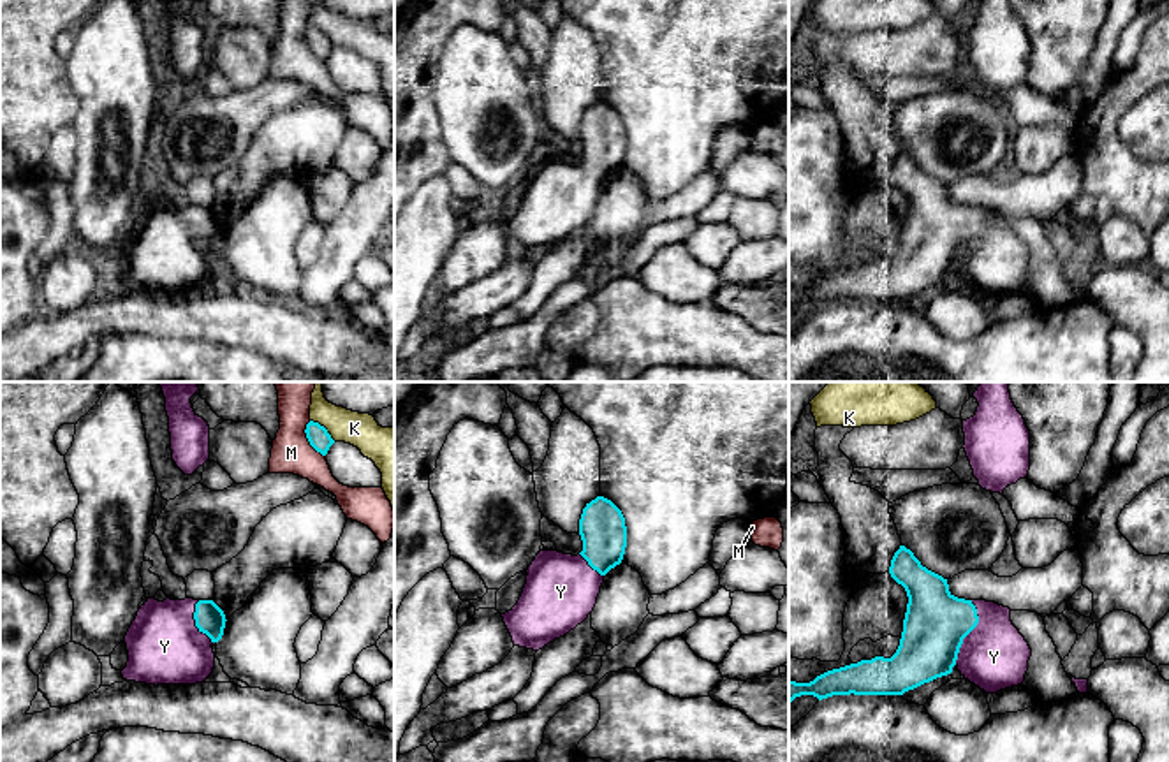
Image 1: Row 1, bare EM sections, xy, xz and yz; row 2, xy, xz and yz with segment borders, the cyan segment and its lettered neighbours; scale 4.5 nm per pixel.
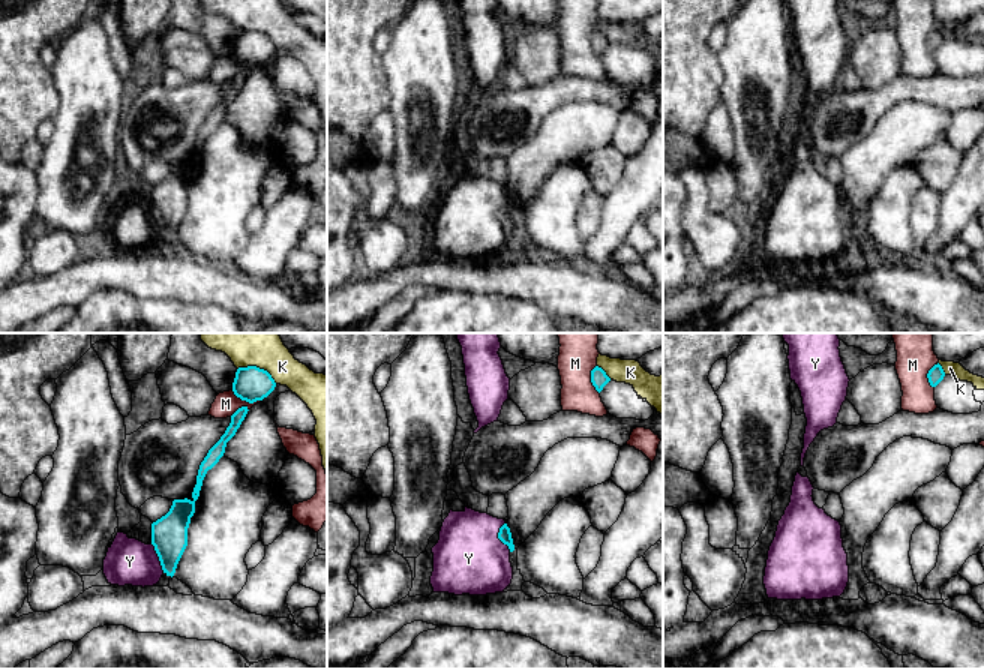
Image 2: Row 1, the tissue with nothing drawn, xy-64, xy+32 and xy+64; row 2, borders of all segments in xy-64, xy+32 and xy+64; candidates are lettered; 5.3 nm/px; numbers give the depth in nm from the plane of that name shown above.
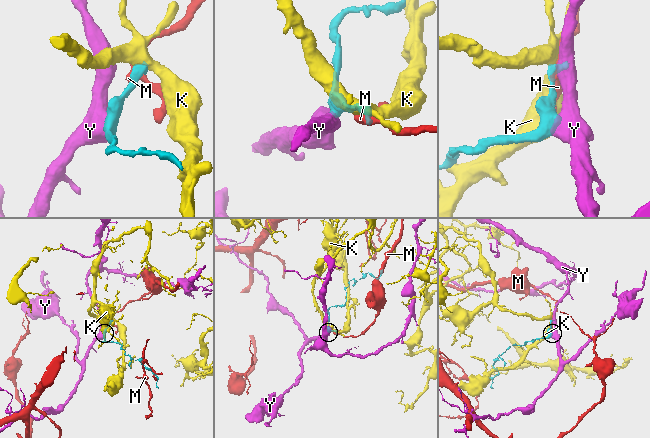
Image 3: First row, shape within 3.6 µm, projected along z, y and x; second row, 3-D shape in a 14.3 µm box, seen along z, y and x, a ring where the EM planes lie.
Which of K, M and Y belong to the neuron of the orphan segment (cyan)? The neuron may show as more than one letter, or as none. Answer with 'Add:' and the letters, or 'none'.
Add: Y

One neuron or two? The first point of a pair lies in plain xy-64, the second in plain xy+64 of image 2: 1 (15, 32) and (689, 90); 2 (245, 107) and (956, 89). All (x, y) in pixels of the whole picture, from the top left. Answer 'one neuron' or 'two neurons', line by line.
1: one neuron
2: two neurons

